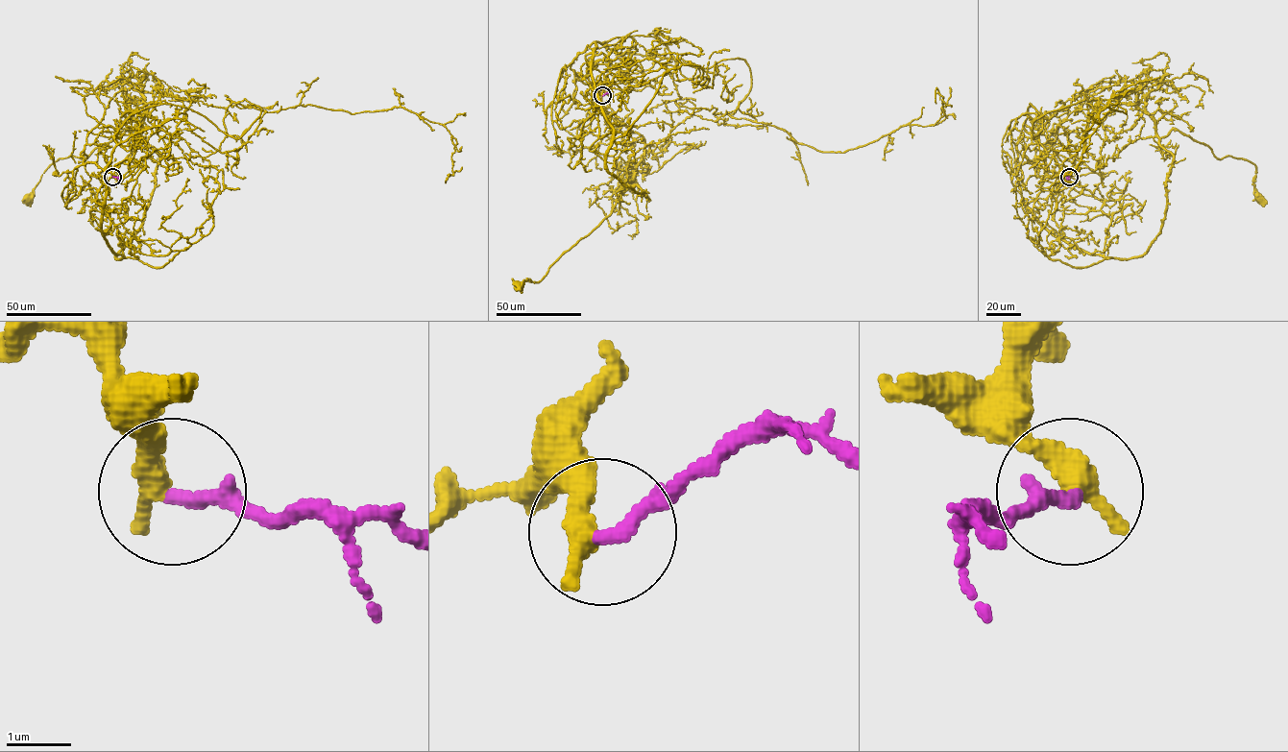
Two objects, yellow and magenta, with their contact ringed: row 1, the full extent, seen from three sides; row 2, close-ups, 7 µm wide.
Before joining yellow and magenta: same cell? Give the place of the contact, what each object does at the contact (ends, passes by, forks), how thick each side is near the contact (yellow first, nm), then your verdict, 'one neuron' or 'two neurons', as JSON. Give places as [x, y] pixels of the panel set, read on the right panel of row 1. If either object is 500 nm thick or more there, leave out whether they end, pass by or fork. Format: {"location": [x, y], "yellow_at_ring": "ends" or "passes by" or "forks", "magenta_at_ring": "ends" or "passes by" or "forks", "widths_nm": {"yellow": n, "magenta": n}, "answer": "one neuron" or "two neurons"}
{"location": [1069, 177], "yellow_at_ring": "ends", "magenta_at_ring": "ends", "widths_nm": {"yellow": 460, "magenta": 240}, "answer": "two neurons"}

